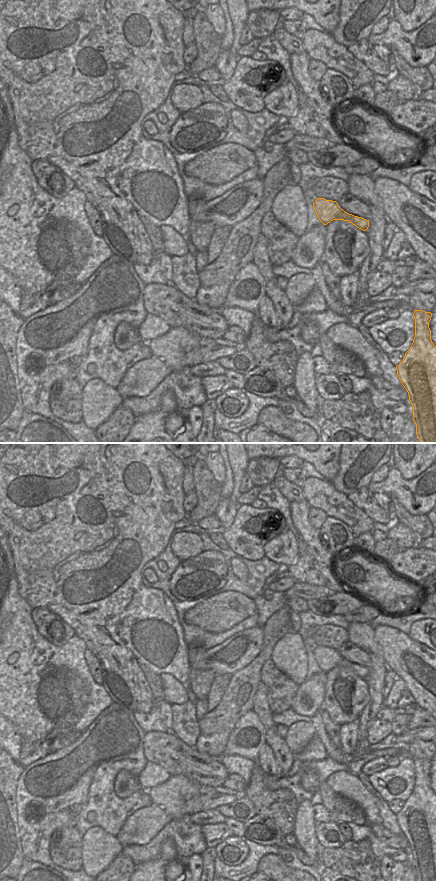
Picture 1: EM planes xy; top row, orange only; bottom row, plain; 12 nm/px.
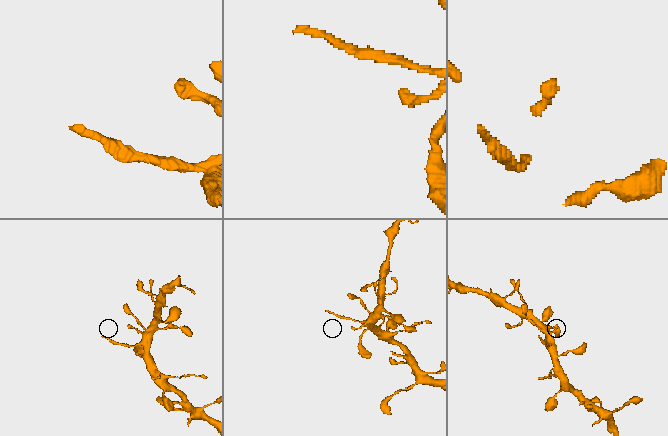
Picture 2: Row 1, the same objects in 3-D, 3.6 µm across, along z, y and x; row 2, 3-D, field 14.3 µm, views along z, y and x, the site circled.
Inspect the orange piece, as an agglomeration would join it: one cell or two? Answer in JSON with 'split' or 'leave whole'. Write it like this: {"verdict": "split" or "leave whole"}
{"verdict": "leave whole"}

